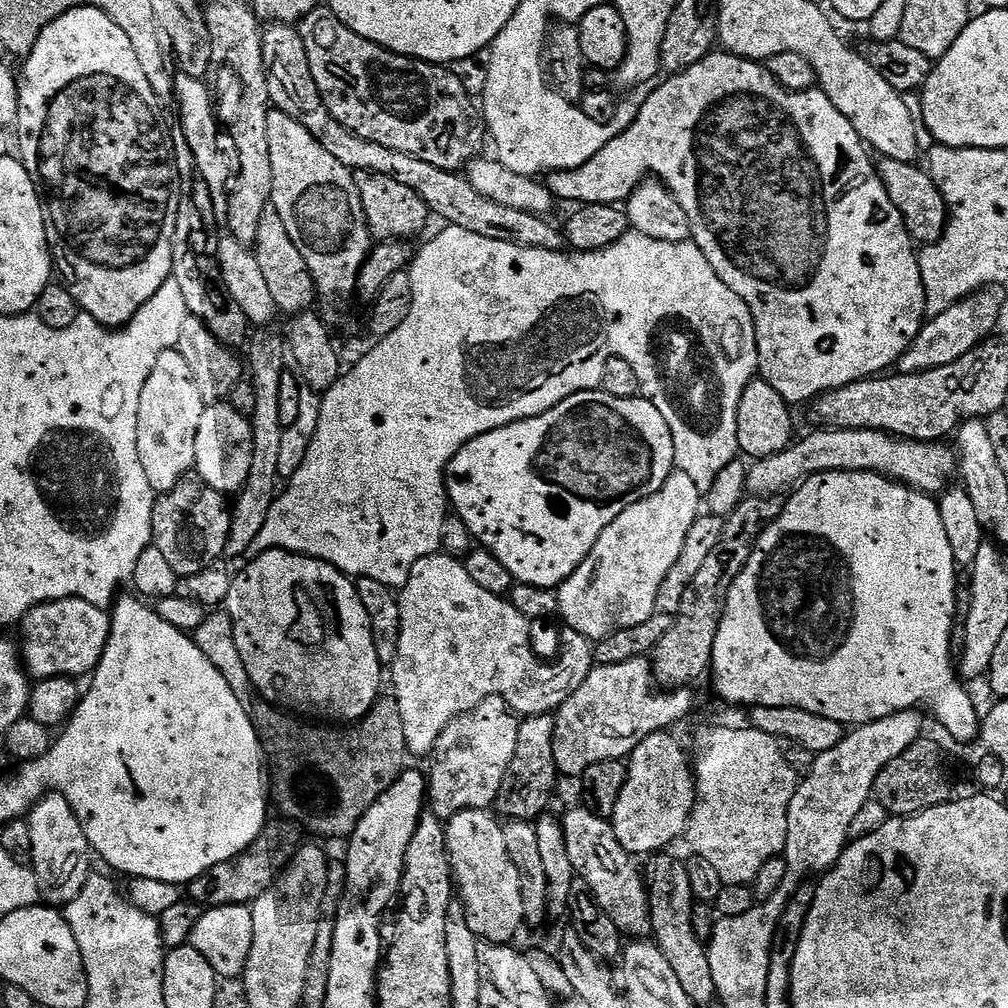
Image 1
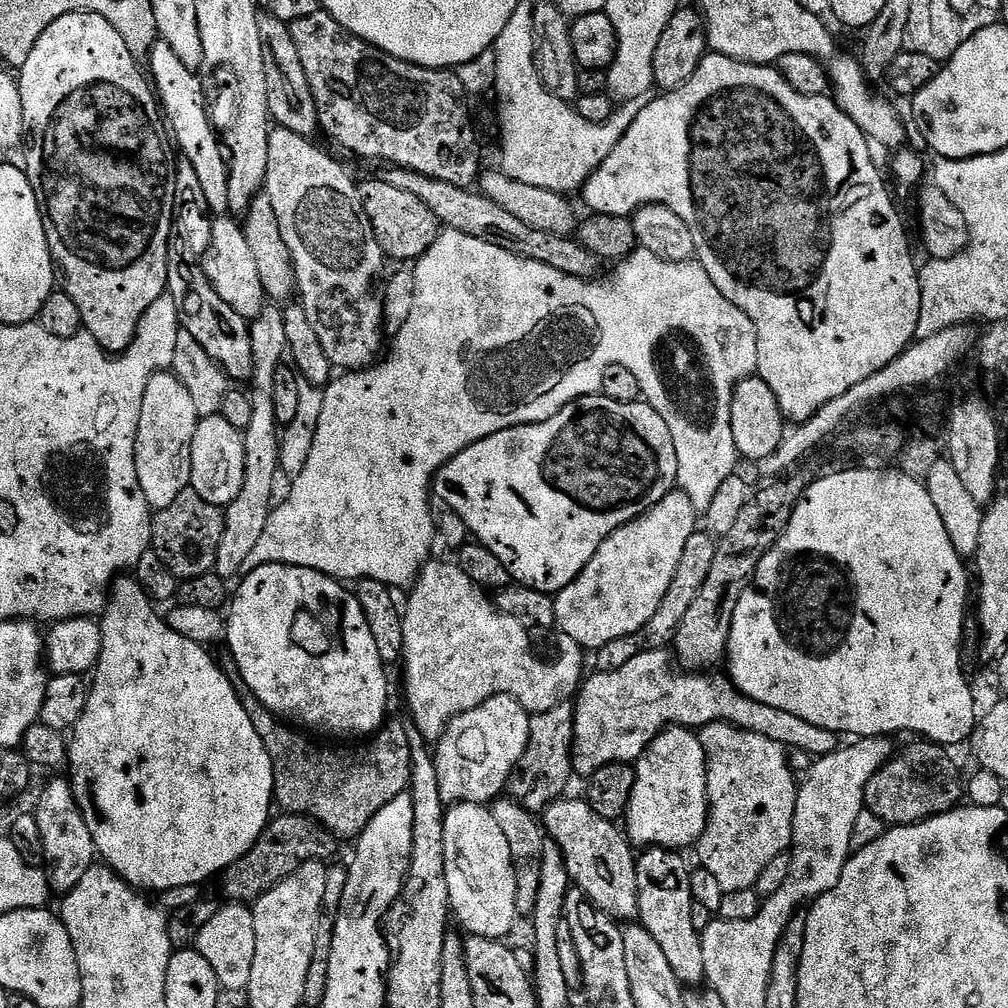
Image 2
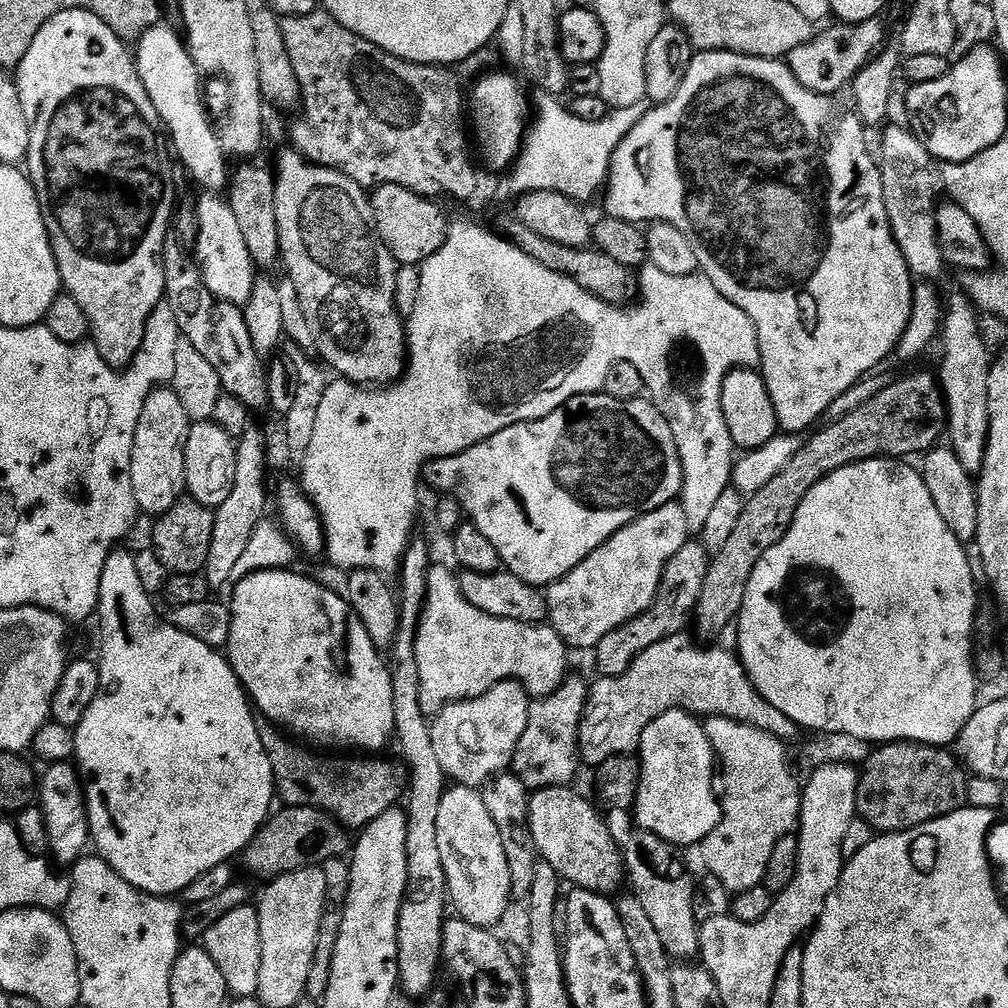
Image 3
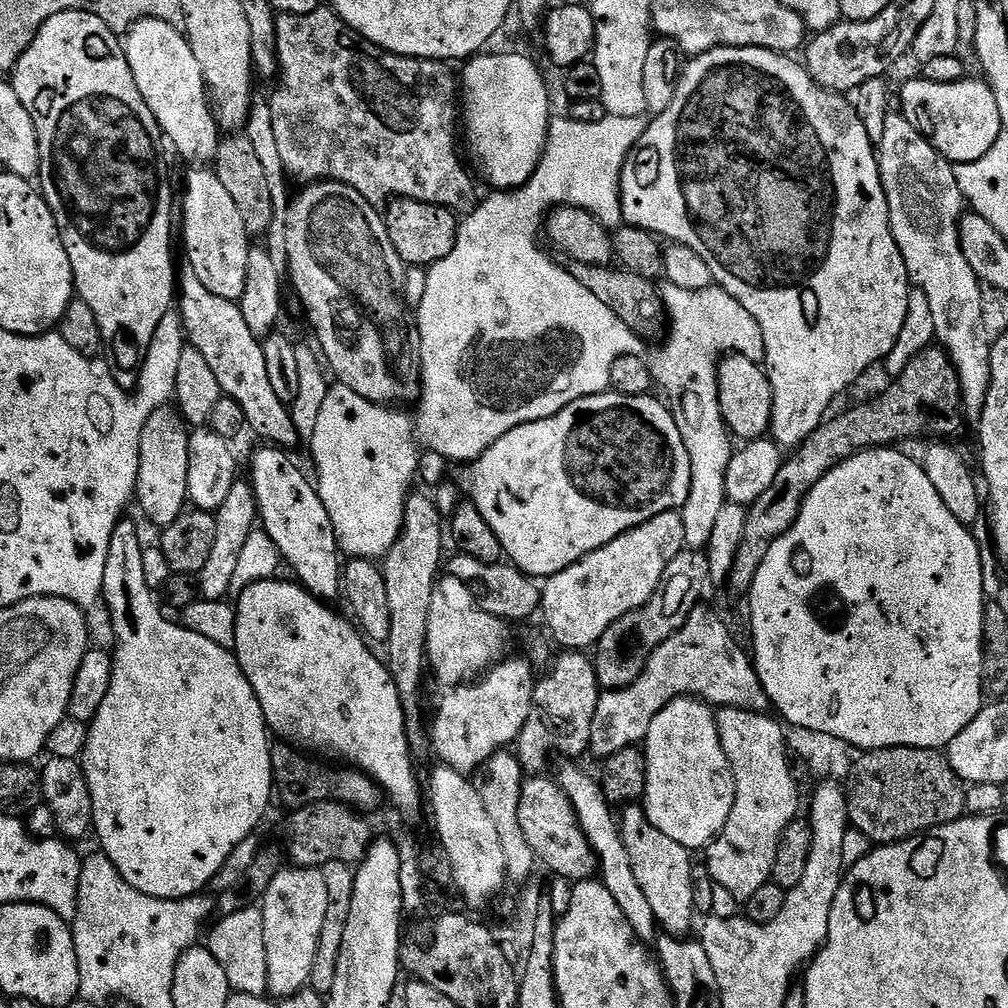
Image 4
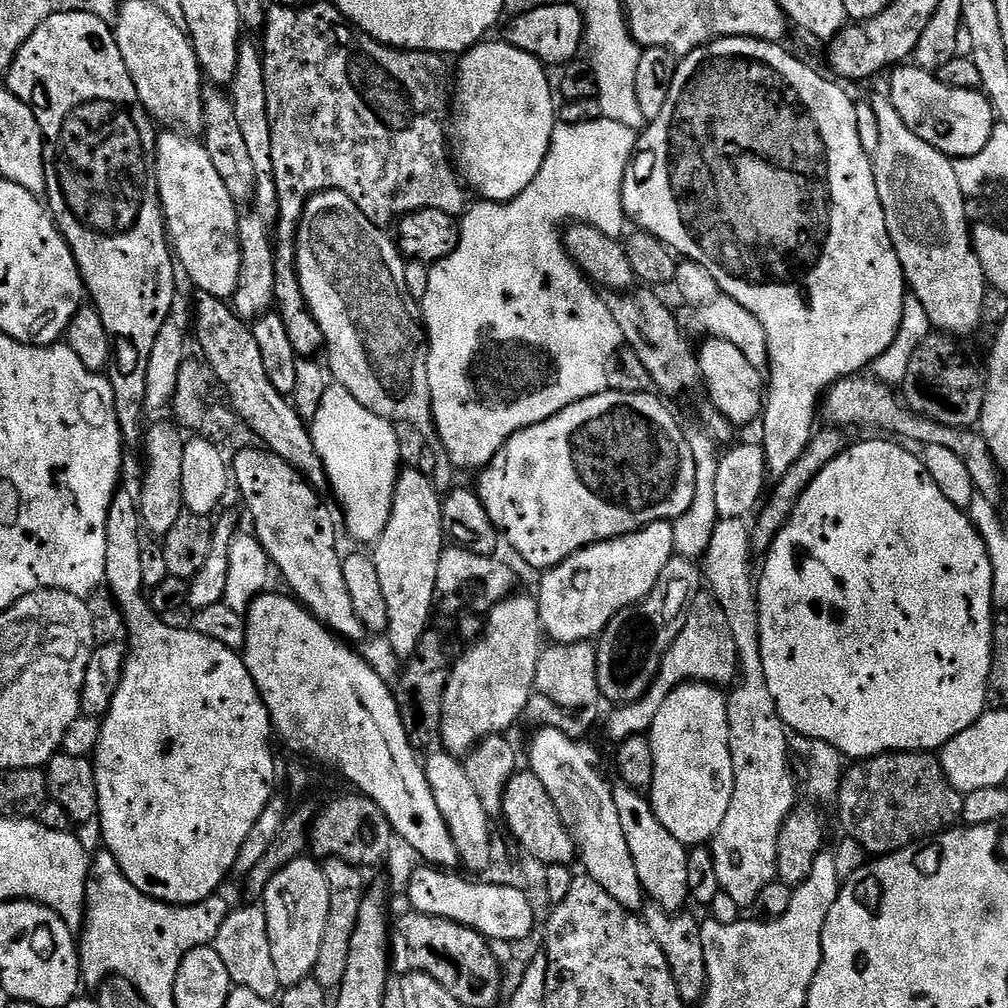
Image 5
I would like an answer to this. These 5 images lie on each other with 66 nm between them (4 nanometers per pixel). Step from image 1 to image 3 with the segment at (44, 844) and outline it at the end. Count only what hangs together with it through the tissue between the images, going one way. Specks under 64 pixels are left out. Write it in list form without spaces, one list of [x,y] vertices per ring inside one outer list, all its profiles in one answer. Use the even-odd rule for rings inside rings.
[[[71,763],[49,764],[43,770],[44,776],[42,772],[38,780],[38,807],[46,820],[48,850],[57,865],[71,866],[85,855],[87,848],[84,847],[90,844],[84,786],[79,771]]]

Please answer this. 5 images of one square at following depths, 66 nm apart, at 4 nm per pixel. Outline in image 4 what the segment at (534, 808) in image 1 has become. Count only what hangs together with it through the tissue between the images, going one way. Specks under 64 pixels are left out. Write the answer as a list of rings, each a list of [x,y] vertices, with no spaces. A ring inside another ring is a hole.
[[[564,650],[559,653],[561,656],[551,661],[547,669],[548,677],[545,680],[537,679],[532,690],[532,709],[528,715],[526,726],[516,739],[514,751],[524,767],[525,773],[540,774],[545,771],[548,759],[555,752],[561,752],[564,758],[576,758],[572,756],[585,755],[589,751],[591,742],[591,723],[594,722],[595,711],[598,709],[598,702],[602,689],[596,677],[596,666],[591,659],[588,660],[583,651]]]

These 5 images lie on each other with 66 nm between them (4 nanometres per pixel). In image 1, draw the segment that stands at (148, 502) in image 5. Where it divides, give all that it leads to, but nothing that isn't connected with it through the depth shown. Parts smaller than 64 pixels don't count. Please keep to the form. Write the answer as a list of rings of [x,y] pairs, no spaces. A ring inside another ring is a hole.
[[[179,351],[166,353],[158,366],[150,370],[150,378],[146,378],[146,386],[142,386],[142,402],[138,402],[138,458],[142,462],[142,474],[146,474],[146,482],[150,482],[153,493],[165,494],[174,490],[195,469],[195,439],[198,438],[205,409],[204,399],[189,376]]]

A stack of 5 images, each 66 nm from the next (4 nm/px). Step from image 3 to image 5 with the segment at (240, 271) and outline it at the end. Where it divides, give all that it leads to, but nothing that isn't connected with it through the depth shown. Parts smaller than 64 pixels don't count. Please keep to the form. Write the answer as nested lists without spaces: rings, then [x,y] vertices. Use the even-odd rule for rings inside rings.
[[[176,130],[159,133],[156,142],[156,181],[160,187],[160,207],[164,210],[164,226],[174,241],[174,256],[179,267],[197,284],[203,295],[216,296],[219,300],[231,301],[238,290],[238,278],[242,270],[242,250],[240,249],[240,222],[236,199],[226,190],[222,174],[210,160],[207,148],[199,139]]]

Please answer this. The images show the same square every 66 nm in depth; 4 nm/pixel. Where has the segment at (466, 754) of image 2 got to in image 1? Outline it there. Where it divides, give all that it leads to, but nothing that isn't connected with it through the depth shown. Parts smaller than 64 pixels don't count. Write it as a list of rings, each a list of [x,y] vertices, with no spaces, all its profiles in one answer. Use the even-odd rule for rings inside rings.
[[[485,702],[446,726],[430,756],[432,773],[429,771],[426,776],[426,796],[430,801],[430,811],[437,820],[447,822],[459,812],[488,810],[495,805],[496,796],[502,790],[502,782],[508,776],[508,767],[514,758],[514,746],[518,746],[519,729],[520,720],[500,702]]]

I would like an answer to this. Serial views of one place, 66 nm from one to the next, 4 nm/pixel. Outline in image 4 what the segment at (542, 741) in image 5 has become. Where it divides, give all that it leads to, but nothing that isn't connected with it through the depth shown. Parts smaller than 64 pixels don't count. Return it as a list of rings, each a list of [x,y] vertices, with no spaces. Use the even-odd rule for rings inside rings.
[[[564,762],[556,774],[556,781],[574,806],[576,817],[579,818],[580,829],[586,834],[587,840],[596,854],[601,881],[613,895],[614,902],[621,907],[622,914],[625,915],[630,928],[634,930],[635,936],[645,944],[655,943],[658,925],[654,918],[654,912],[638,884],[633,866],[630,865],[630,856],[621,840],[619,823],[615,818],[612,806],[605,798],[599,781],[593,775],[591,777],[572,764],[575,763]]]

